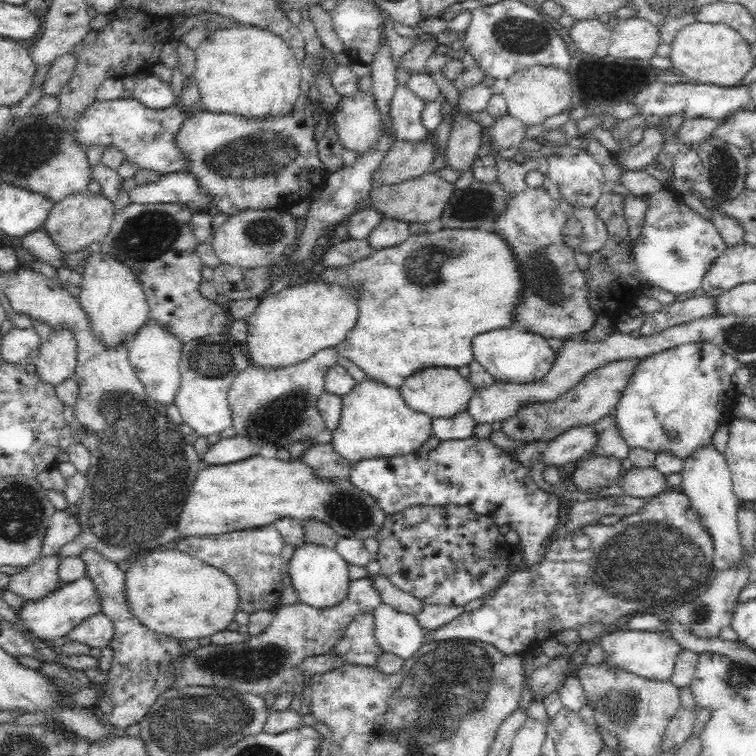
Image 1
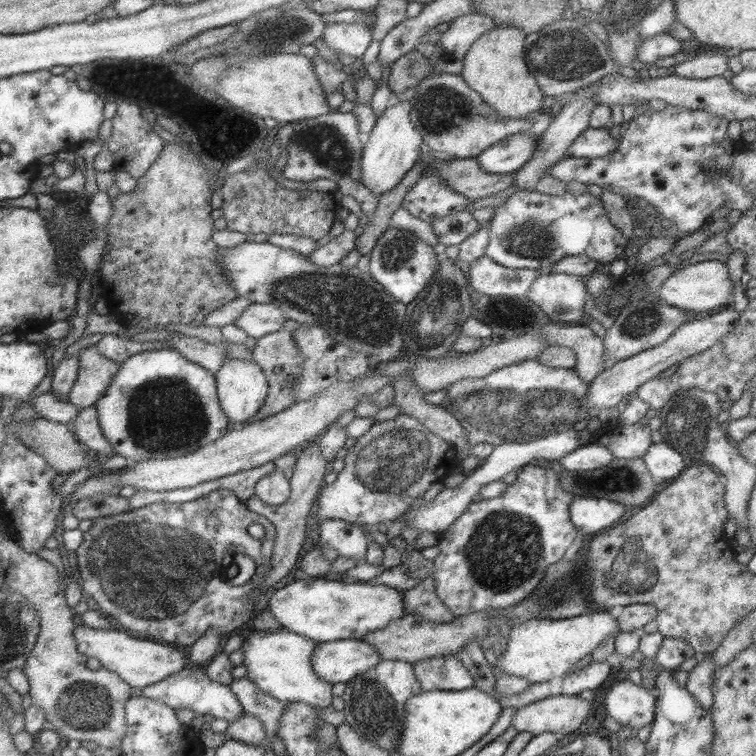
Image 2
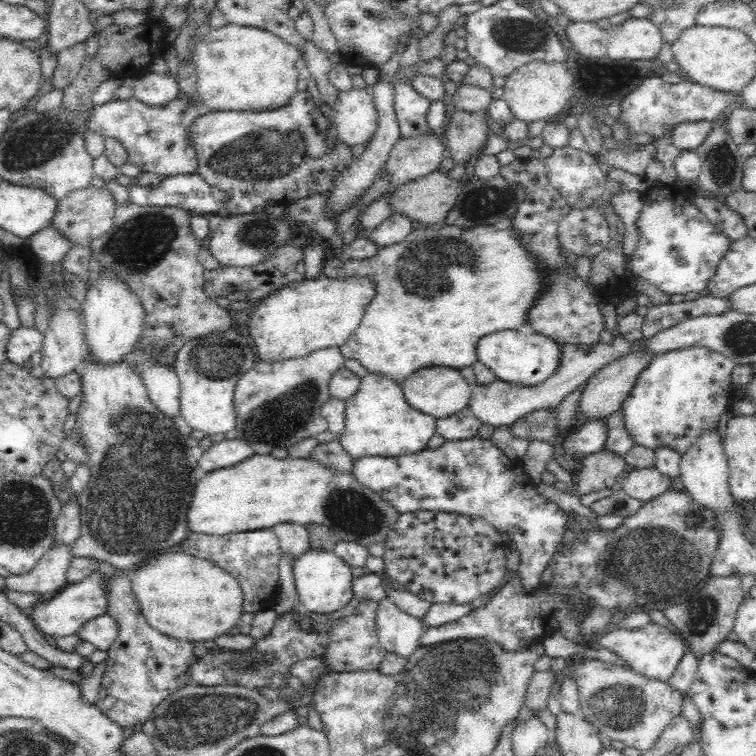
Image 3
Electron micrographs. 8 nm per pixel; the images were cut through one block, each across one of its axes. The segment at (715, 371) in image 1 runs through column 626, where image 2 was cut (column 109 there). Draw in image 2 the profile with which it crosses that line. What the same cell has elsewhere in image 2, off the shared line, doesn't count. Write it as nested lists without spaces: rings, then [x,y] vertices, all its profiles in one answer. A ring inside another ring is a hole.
[[[170,348],[142,350],[128,356],[119,364],[104,395],[92,407],[97,411],[97,424],[105,440],[110,442],[112,451],[127,461],[163,460],[183,456],[212,443],[232,427],[218,403],[214,374],[189,362]]]

